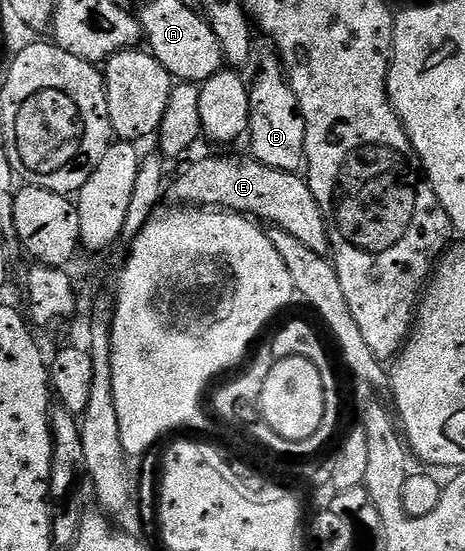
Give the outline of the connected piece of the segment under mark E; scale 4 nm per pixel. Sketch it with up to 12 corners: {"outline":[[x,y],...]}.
{"outline":[[209,156],[173,180],[178,205],[248,214],[330,251],[309,181]]}

